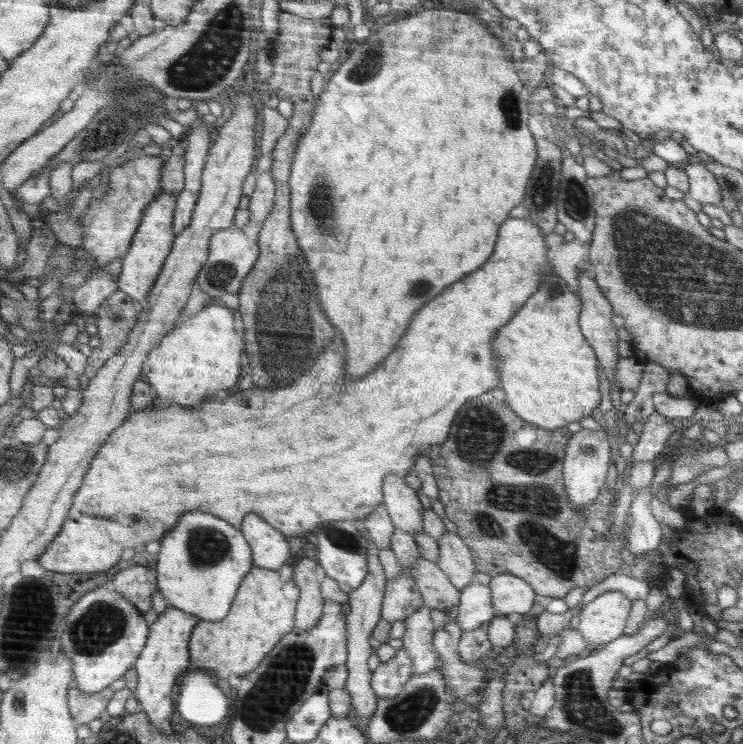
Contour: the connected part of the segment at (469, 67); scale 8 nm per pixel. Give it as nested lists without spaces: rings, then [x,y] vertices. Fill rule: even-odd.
[[[441,5],[438,9],[419,8],[408,17],[377,26],[365,40],[356,43],[347,60],[331,74],[323,92],[317,96],[311,126],[299,141],[290,177],[291,226],[296,236],[300,236],[300,248],[304,248],[304,256],[308,256],[308,268],[316,272],[314,284],[320,292],[320,304],[324,304],[328,320],[336,324],[336,332],[344,336],[344,344],[348,344],[350,382],[372,372],[396,348],[412,316],[424,302],[430,302],[446,286],[478,270],[490,258],[500,224],[524,198],[524,188],[536,161],[534,138],[526,126],[529,110],[524,110],[530,91],[524,92],[514,66],[506,60],[502,44],[482,22],[483,18],[476,20],[467,10],[457,11]]]

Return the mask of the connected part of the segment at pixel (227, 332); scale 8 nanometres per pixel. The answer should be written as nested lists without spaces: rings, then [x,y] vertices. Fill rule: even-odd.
[[[210,300],[196,315],[182,319],[147,356],[142,378],[156,391],[156,398],[192,407],[217,398],[240,380],[240,354],[245,344],[236,334],[234,314],[220,301]]]

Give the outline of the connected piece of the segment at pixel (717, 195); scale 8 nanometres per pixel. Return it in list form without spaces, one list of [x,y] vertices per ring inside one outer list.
[[[704,163],[681,165],[689,179],[688,194],[703,204],[720,205],[722,192],[715,177],[705,168]]]

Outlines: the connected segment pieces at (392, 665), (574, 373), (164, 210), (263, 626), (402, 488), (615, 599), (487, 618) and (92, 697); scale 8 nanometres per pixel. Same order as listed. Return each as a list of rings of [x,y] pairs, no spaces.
[[[397,647],[396,657],[384,662],[372,673],[371,688],[377,700],[397,696],[412,676],[412,662],[402,648]]]
[[[548,272],[539,291],[524,303],[524,308],[519,312],[506,327],[500,328],[494,342],[495,356],[502,356],[502,362],[498,358],[499,384],[504,392],[508,392],[508,404],[512,404],[512,408],[524,416],[524,421],[547,430],[564,428],[570,423],[582,421],[586,416],[592,416],[592,410],[598,406],[602,394],[598,390],[600,380],[594,349],[579,324],[580,300],[556,273]]]
[[[160,190],[155,202],[147,208],[146,214],[143,216],[139,230],[122,259],[121,273],[117,281],[118,289],[129,298],[141,302],[147,299],[155,287],[156,280],[162,274],[163,264],[170,255],[176,238],[174,229],[176,202],[178,202],[176,196],[165,194]]]
[[[252,568],[240,583],[232,612],[219,622],[200,622],[191,639],[191,664],[196,670],[206,668],[212,676],[244,676],[258,668],[262,658],[278,642],[295,630],[295,608],[300,588],[294,580],[282,580],[278,571]]]
[[[388,475],[383,484],[383,503],[395,528],[411,535],[423,532],[422,514],[424,507],[418,494],[411,490],[400,476]]]
[[[605,592],[581,608],[577,630],[590,644],[612,643],[625,635],[631,608],[632,601],[622,592]]]
[[[476,580],[460,590],[460,600],[454,610],[454,616],[462,632],[477,630],[482,624],[492,621],[496,614],[489,585]]]
[[[118,678],[112,688],[106,688],[104,691],[95,694],[85,694],[79,689],[72,688],[68,693],[68,705],[75,718],[76,724],[88,724],[106,710],[114,692],[125,688],[124,678]]]

